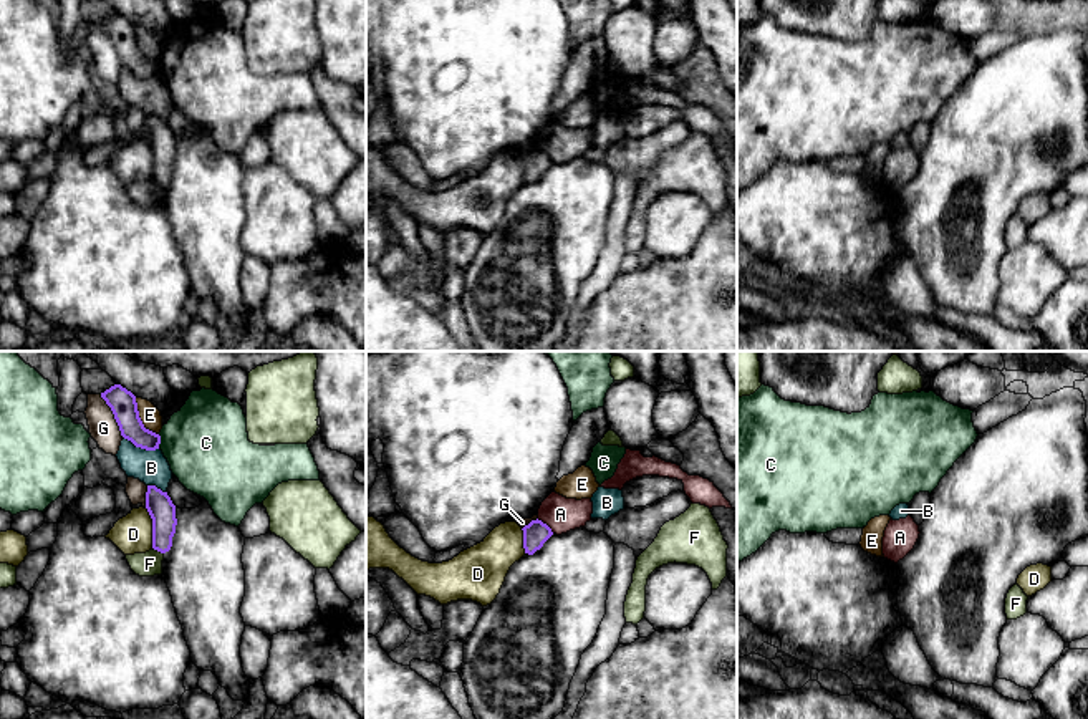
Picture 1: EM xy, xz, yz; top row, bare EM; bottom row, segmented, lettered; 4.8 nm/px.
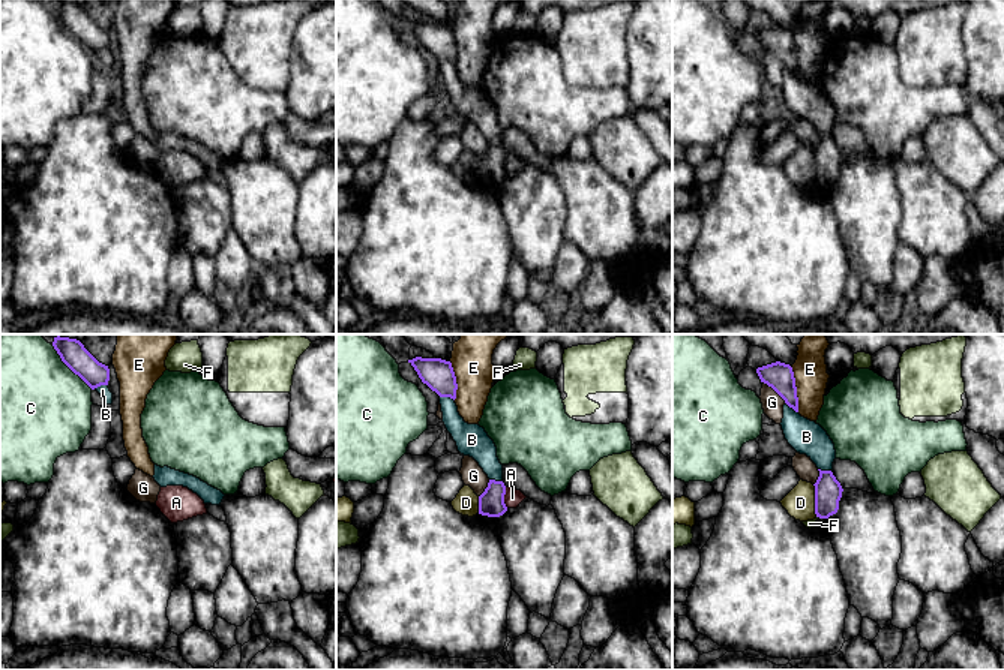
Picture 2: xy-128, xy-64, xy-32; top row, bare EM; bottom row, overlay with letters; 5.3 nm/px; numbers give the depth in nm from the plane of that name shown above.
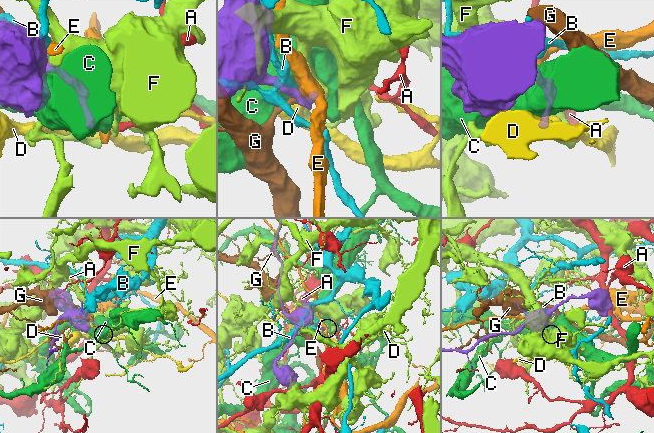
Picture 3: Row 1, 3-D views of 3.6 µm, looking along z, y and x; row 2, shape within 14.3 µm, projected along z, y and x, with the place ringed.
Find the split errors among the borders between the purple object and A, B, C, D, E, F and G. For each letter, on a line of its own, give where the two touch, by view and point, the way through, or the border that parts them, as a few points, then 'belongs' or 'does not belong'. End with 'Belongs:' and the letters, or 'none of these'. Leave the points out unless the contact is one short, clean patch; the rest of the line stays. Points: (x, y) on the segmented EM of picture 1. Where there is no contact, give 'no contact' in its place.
A: meets purple in xz at (545, 524); border along xz (537, 519), (553, 532); does not belong
B: meets purple in xy at (141, 448); does not belong
C: meets purple in xy at (159, 441); does not belong
D: meets purple in xy at (153, 527); border along xy (146, 507), (151, 517), (153, 547); does not belong
E: meets purple in xy at (139, 419); border along xy (134, 398), (139, 419), (158, 434); does not belong
F: meets purple in xy at (158, 550); border along xy (153, 547), (163, 554); does not belong
G: meets purple in xy at (115, 416); does not belong
Belongs: none of these

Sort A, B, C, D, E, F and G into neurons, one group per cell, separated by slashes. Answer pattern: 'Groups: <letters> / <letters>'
Groups: A / B / C / D / E / F / G

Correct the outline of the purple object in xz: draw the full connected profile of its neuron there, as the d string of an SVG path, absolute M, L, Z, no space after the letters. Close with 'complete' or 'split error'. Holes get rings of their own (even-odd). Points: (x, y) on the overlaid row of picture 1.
M532 520L523 528L523 548L525 553L533 555L543 547L543 543L553 535L551 528L542 520Z; complete

